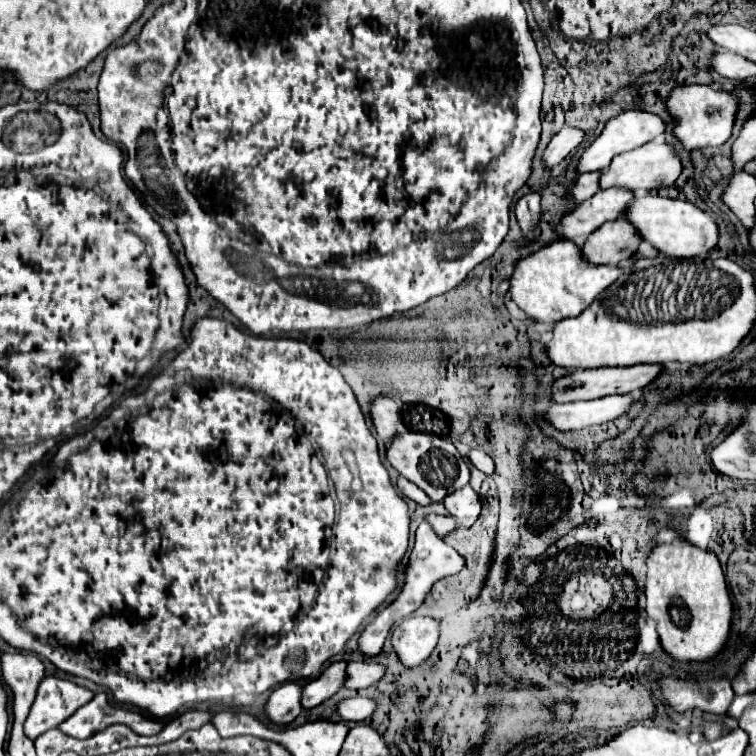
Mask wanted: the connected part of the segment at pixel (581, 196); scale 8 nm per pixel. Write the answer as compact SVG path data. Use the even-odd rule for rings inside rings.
M603 170L581 174L577 178L577 182L573 184L573 188L571 188L571 198L575 202L583 202L583 200L591 198L599 190L599 178L601 178L601 174L603 174Z

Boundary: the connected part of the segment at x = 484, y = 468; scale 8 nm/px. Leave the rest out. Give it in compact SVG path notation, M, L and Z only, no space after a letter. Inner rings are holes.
M473 450L471 454L469 454L469 460L481 470L481 472L485 472L485 474L495 474L495 462L493 462L493 458L489 456L489 454L485 454L483 450Z

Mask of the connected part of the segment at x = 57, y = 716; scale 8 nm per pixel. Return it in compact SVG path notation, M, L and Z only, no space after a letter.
M55 676L43 678L25 722L25 734L31 740L35 740L39 734L57 728L63 720L67 720L77 708L87 704L91 698L93 692L89 688L77 686L71 680Z

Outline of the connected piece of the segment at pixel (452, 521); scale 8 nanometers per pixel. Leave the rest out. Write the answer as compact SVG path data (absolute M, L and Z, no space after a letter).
M429 514L427 516L427 522L437 530L437 534L441 536L441 538L445 538L447 534L451 534L451 532L455 532L457 528L461 528L461 522L457 520L457 518L453 518L453 516L439 516L439 514Z

